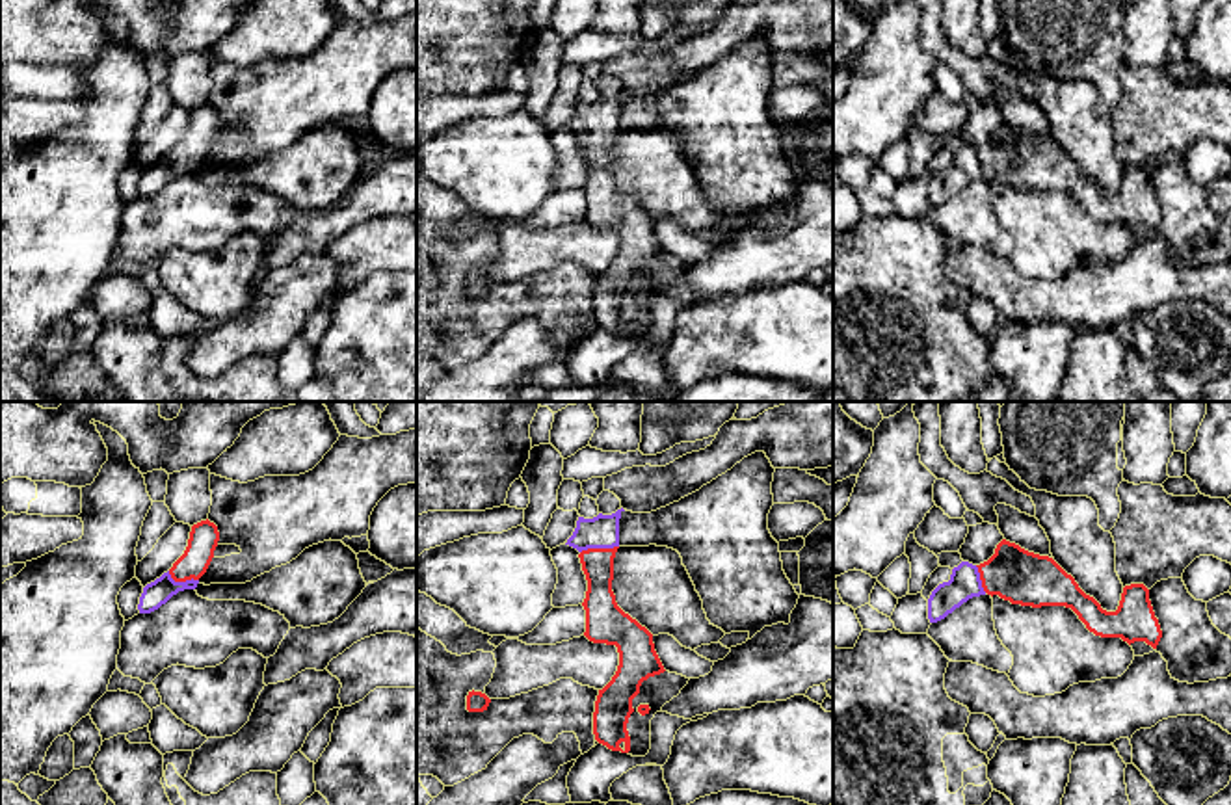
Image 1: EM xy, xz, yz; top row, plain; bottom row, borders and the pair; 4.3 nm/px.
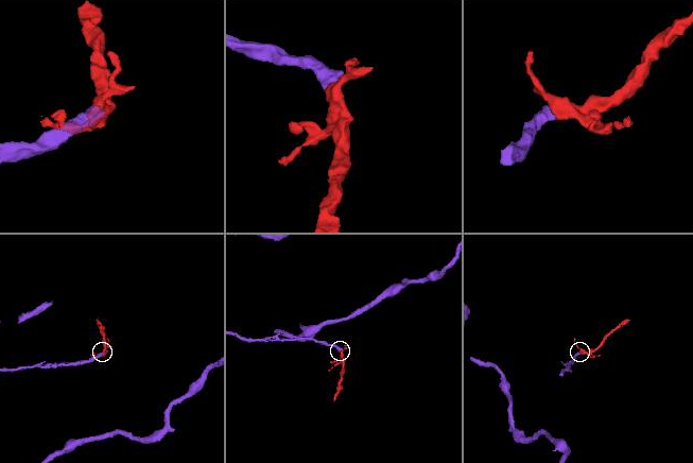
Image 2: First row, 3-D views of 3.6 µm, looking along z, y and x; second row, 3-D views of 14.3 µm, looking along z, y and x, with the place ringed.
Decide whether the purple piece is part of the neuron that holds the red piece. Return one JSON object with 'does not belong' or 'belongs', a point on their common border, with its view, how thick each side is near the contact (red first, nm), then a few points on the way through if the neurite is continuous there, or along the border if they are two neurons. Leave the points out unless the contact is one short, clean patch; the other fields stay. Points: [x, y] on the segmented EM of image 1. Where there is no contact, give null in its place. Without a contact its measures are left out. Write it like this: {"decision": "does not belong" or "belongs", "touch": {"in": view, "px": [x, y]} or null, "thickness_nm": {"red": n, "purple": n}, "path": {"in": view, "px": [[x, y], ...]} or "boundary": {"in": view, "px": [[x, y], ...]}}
{"decision": "belongs", "touch": {"in": "xz", "px": [599, 549]}, "thickness_nm": {"red": 140, "purple": 140}, "path": {"in": "xz", "px": [[597, 564], [599, 549], [601, 532]]}}

